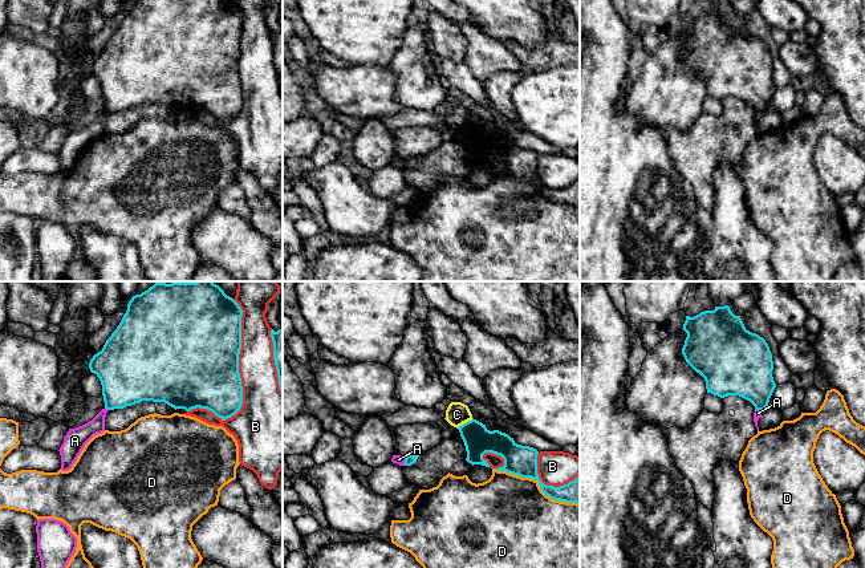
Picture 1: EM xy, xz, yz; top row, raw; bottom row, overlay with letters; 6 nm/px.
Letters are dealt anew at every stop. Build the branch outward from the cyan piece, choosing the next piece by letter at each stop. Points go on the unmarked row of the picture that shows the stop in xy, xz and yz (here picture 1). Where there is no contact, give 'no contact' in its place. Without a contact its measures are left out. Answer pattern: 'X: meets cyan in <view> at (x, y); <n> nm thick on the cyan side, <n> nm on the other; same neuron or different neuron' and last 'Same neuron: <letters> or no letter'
A: meets cyan in xz at (405, 163); 60 nm thick on the cyan side, 60 nm on the other; different neuron
B: meets cyan in xy at (238, 64); 500 nm thick on the cyan side, 240 nm on the other; different neuron
C: meets cyan in xz at (466, 125); 170 nm thick on the cyan side, 140 nm on the other; different neuron
D: meets cyan in xz at (537, 183); 190 nm thick on the cyan side, 460 nm on the other; different neuron
Same neuron: no letter

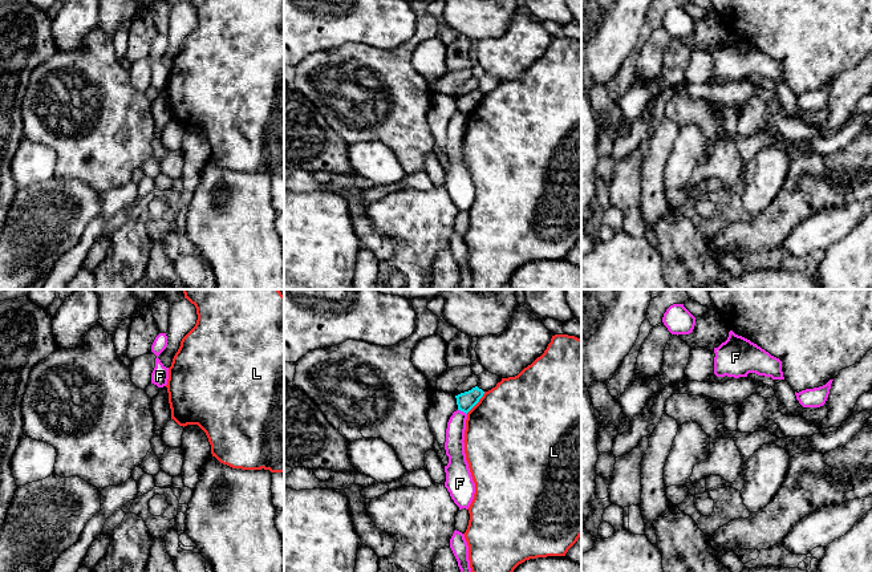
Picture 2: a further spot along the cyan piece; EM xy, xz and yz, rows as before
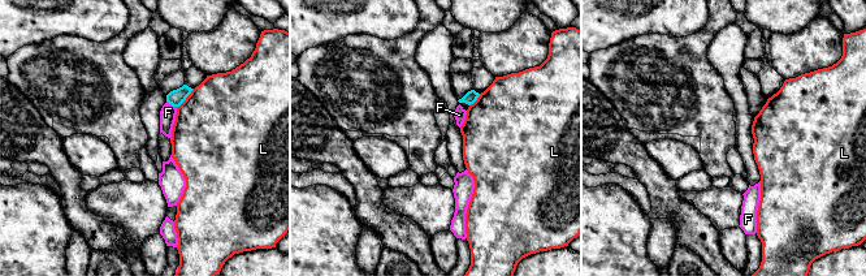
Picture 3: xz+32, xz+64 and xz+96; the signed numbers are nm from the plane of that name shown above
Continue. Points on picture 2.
F: meets cyan in xz at (462, 113); 110 nm thick on the cyan side, 120 nm on the other; different neuron
L: meets cyan in xz at (477, 105); 110 nm thick on the cyan side, 500 nm on the other; different neuron
Same neuron: no letter

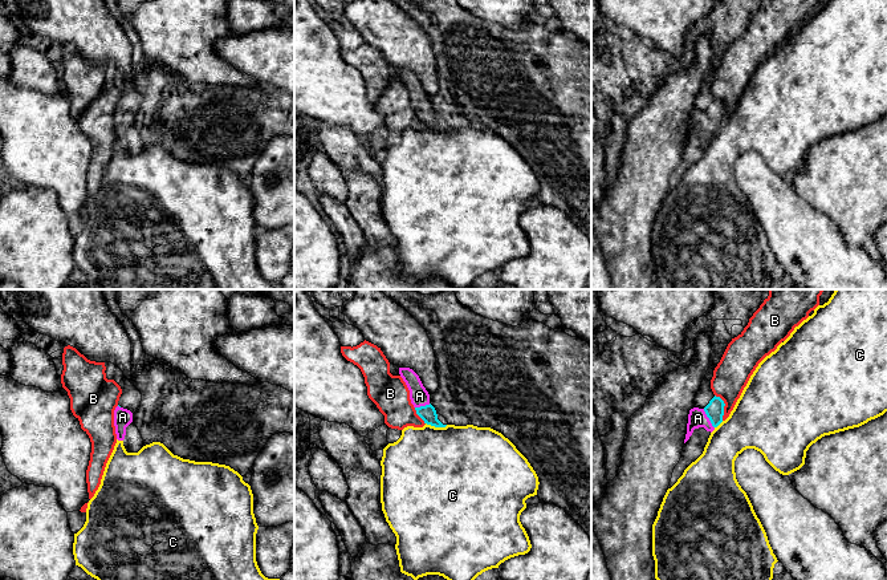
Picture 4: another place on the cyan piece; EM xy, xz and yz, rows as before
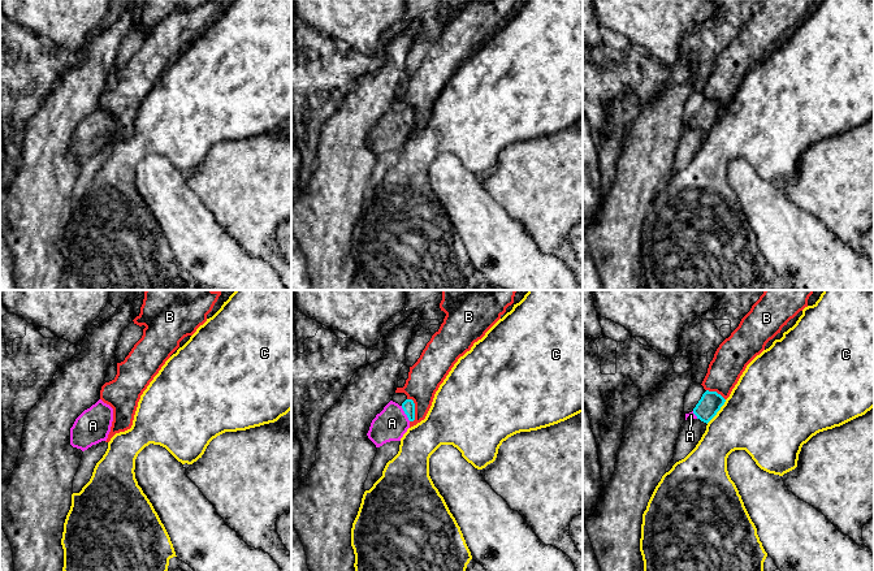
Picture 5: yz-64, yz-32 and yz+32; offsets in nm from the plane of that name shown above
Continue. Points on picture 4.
A: meets cyan in yz at (708, 120); 110 nm thick on the cyan side, 110 nm on the other; same neuron
B: meets cyan in yz at (724, 108); 110 nm thick on the cyan side, 220 nm on the other; different neuron
C: meets cyan in xz at (436, 129); 100 nm thick on the cyan side, 500 nm on the other; different neuron
Same neuron: A

